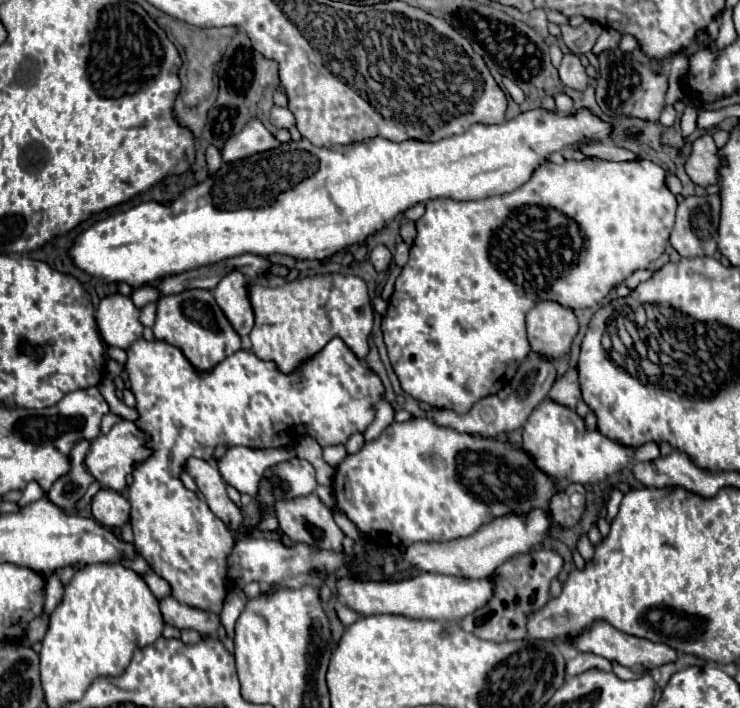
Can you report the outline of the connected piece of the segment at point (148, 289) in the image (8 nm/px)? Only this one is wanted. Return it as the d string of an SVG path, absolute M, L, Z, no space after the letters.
M144 285L138 289L134 289L131 299L134 305L141 309L144 305L154 302L160 298L160 293L156 287Z

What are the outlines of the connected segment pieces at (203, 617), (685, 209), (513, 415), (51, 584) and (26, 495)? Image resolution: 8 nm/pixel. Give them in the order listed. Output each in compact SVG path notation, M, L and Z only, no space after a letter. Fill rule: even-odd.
M166 597L160 601L162 617L166 623L178 629L196 629L200 635L216 635L220 627L220 617L212 611L196 609L176 601L174 597Z
M720 195L686 197L678 205L676 225L670 235L672 247L682 257L714 255L718 239Z
M530 351L528 357L522 361L520 365L522 369L518 369L518 373L514 375L514 391L510 393L508 399L500 399L500 397L484 397L480 399L476 405L472 405L472 409L468 413L454 413L450 409L432 409L428 411L428 417L432 421L436 421L440 427L450 427L462 433L480 433L484 437L496 437L498 433L508 433L514 431L518 427L524 425L524 421L528 419L528 413L532 413L532 409L544 401L548 397L548 391L552 389L554 381L556 381L556 363L552 359L546 359L540 353Z
M54 573L54 575L50 575L50 579L46 583L46 605L44 605L44 613L52 613L60 605L62 595L64 595L64 585L62 585L60 577Z
M30 481L30 483L26 485L26 489L24 489L24 493L22 493L20 505L28 505L28 503L34 503L34 501L38 501L42 495L44 495L42 487L40 487L36 481Z

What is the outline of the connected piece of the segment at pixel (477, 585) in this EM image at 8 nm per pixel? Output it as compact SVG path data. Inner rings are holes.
M420 573L414 579L404 579L398 583L376 583L362 581L354 577L344 577L336 581L336 595L340 603L350 605L360 615L376 613L396 613L412 619L462 619L480 607L484 607L494 595L494 583L490 579L464 579L448 577L438 573Z

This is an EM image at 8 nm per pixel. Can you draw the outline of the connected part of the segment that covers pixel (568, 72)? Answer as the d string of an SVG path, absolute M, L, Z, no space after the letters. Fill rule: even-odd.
M574 53L564 55L562 65L560 65L558 71L560 71L560 79L562 79L562 83L566 87L576 89L576 91L584 91L586 89L588 75L586 75L586 71L584 71L578 55L574 55Z

